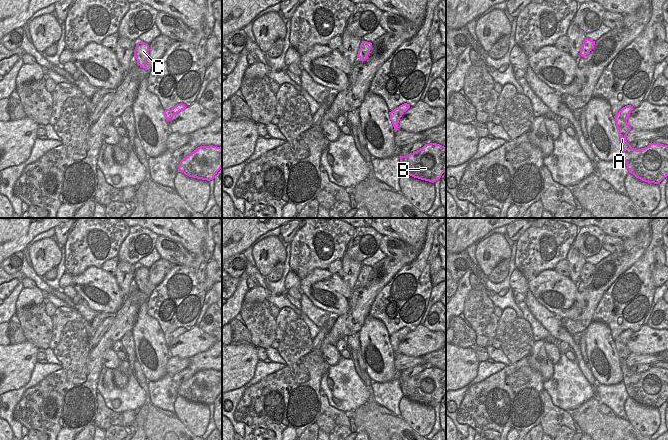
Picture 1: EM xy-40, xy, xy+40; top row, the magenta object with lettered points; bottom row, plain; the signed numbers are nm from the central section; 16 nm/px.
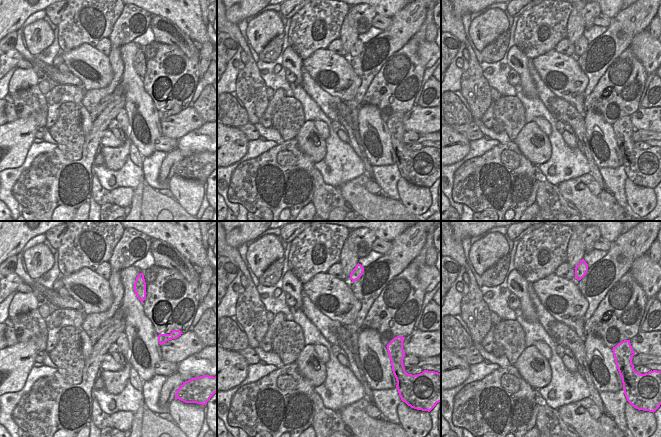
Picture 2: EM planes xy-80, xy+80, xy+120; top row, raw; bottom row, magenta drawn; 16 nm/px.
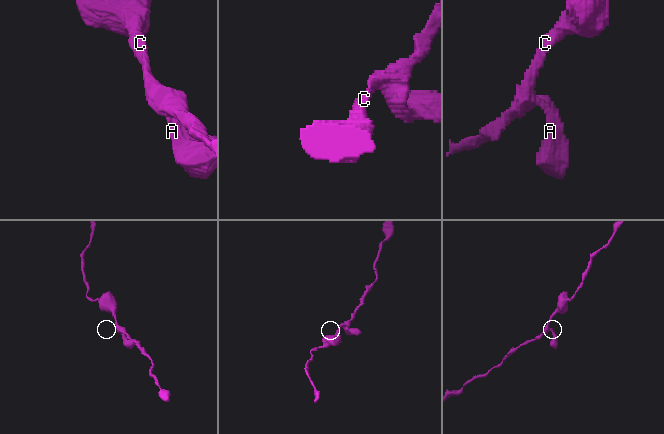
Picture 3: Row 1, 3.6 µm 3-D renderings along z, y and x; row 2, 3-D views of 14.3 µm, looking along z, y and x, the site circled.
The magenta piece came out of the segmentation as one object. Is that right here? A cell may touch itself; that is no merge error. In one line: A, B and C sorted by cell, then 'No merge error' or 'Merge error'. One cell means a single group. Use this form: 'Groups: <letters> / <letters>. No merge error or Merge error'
Groups: A B C. No merge error.

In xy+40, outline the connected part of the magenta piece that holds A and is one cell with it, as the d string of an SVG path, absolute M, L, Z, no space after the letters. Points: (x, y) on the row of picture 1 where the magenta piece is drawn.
M627 105L614 116L623 148L623 158L629 173L642 181L659 184L668 176L668 145L651 142L645 148L631 147L626 136L631 130L627 118L633 109L633 106Z

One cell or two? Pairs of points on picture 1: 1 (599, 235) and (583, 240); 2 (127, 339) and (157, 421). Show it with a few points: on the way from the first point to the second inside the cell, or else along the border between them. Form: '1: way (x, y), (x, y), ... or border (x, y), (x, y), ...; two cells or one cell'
1: way (595, 235), (587, 240); one cell
2: border (150, 402), (144, 426); two cells

